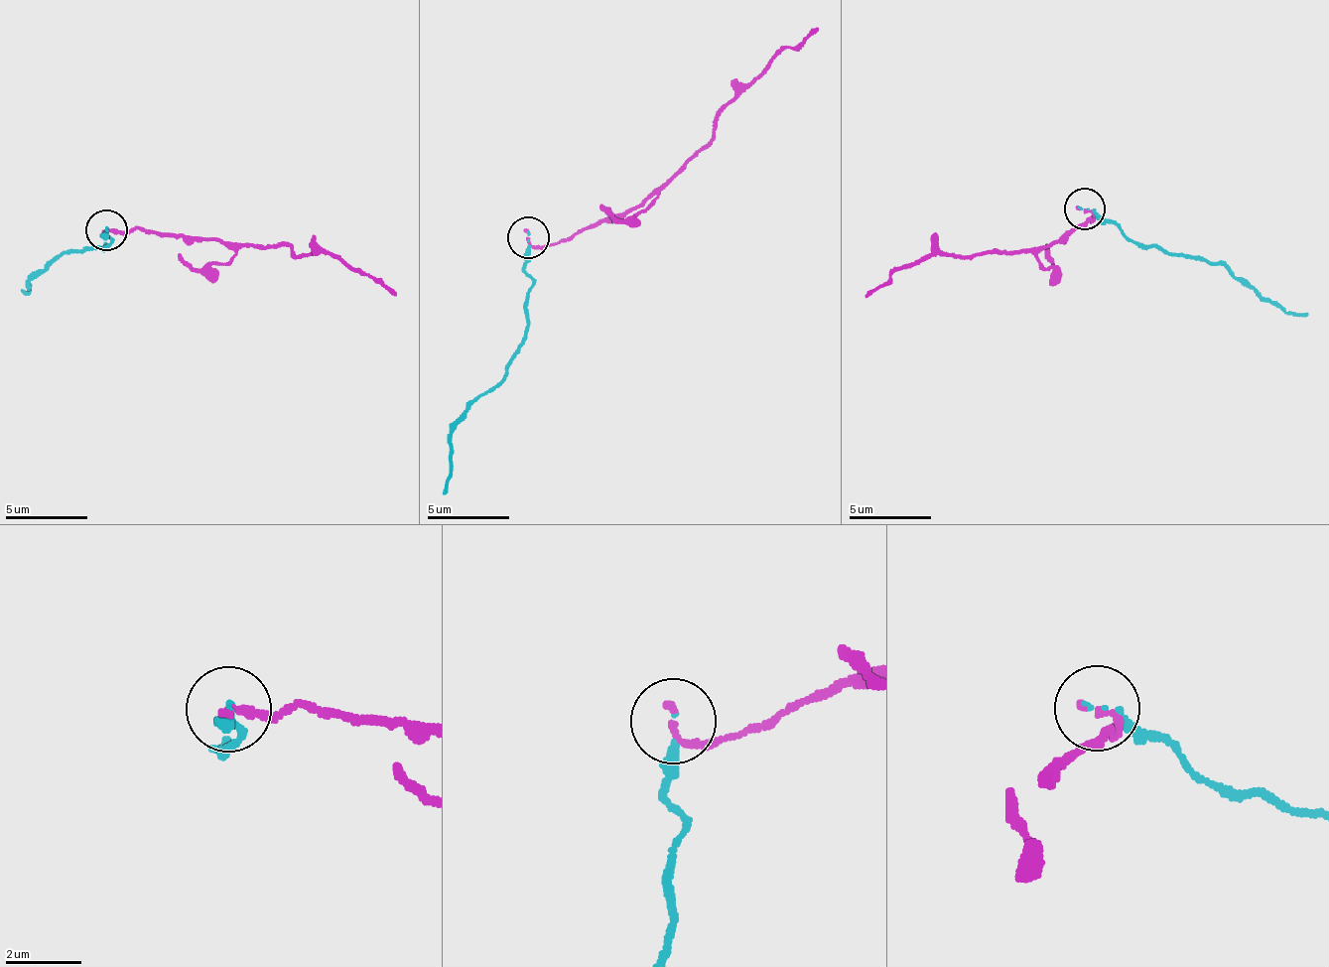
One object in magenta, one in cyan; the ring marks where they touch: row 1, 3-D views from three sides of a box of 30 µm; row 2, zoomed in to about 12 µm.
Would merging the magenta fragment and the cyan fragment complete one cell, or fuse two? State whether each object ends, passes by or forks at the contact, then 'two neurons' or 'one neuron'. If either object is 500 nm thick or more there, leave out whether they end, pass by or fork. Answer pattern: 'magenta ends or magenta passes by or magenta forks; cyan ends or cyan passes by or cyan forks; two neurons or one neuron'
magenta ends; cyan ends; two neurons

